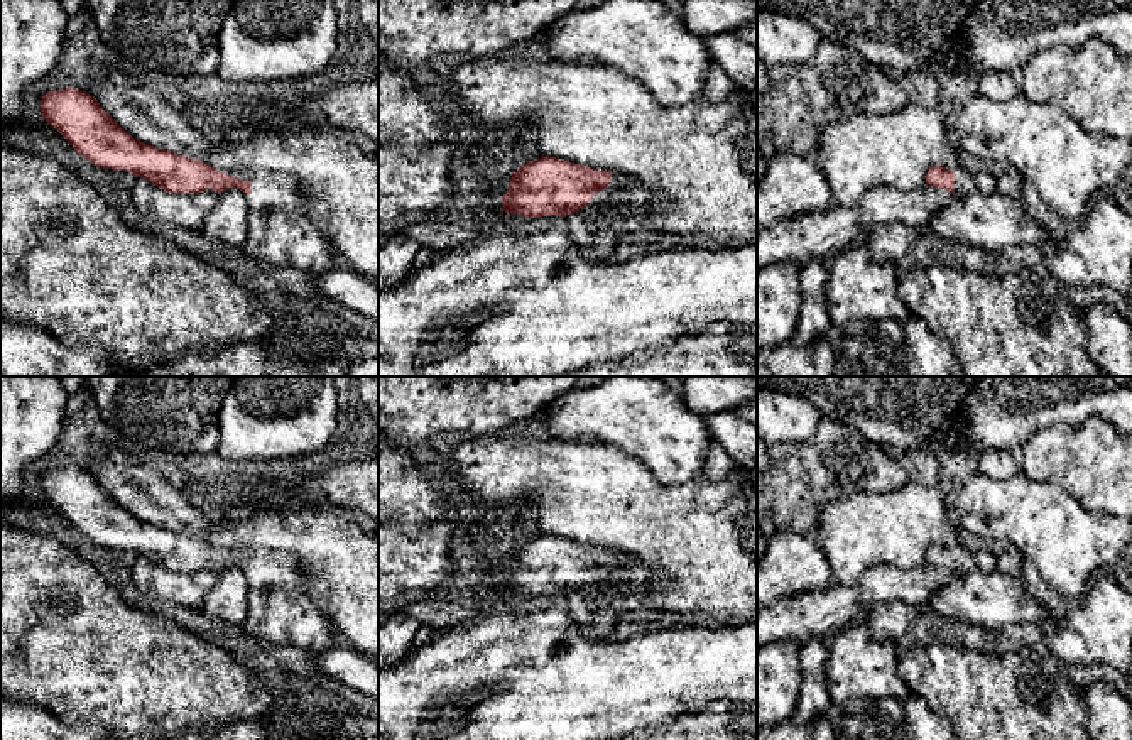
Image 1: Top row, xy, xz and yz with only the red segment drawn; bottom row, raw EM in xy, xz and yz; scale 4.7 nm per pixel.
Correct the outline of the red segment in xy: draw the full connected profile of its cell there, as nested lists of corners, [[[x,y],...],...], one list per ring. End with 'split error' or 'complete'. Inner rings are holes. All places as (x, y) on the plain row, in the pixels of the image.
[[[76,466],[46,471],[41,490],[79,534],[101,547],[128,549],[172,573],[240,568],[248,579],[248,612],[242,625],[247,635],[311,656],[336,645],[335,623],[307,595],[307,581],[294,554],[262,546],[215,547],[140,520],[90,471]]] | split error

